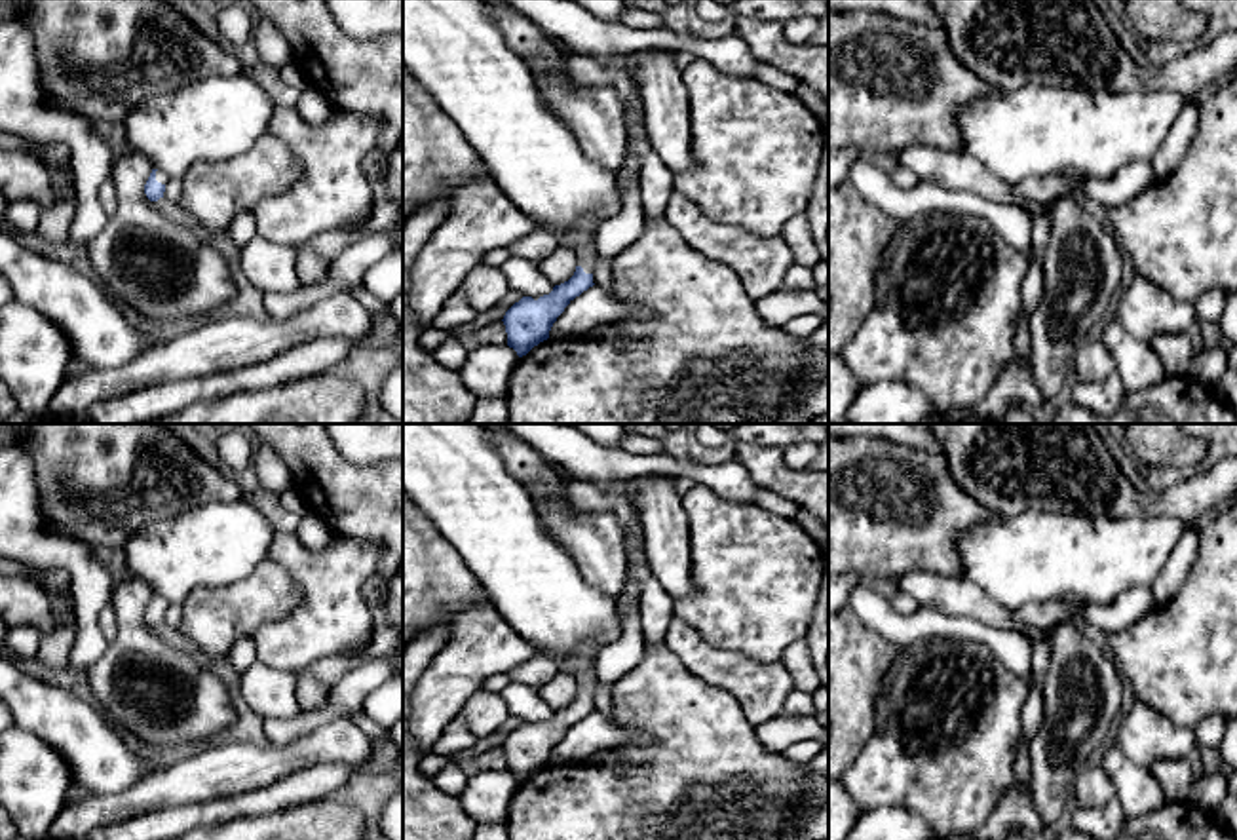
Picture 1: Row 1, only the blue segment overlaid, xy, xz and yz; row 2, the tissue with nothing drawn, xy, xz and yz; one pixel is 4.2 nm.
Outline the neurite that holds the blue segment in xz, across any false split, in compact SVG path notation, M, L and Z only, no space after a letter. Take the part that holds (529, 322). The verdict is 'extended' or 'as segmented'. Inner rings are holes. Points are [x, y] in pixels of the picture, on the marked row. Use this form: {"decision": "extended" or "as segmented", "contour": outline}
{"decision": "extended", "contour": "M587 217L578 226L561 234L561 245L572 249L578 258L574 276L555 285L549 295L534 300L523 296L504 315L507 333L507 346L517 352L519 357L526 355L534 346L549 338L549 331L564 308L593 287L593 260L597 255L595 234L599 220Z"}

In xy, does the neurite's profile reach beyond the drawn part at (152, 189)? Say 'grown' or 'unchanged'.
grown

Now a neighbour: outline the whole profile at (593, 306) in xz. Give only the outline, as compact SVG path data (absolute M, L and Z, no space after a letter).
M589 287L570 300L549 331L549 338L585 336L600 323L648 319L652 310L616 300L602 287Z

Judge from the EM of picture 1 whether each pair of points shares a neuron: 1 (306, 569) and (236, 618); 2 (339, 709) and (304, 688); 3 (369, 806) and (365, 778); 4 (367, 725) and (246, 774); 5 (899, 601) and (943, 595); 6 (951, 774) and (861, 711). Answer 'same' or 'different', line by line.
1: different
2: different
3: same
4: different
5: different
6: different

